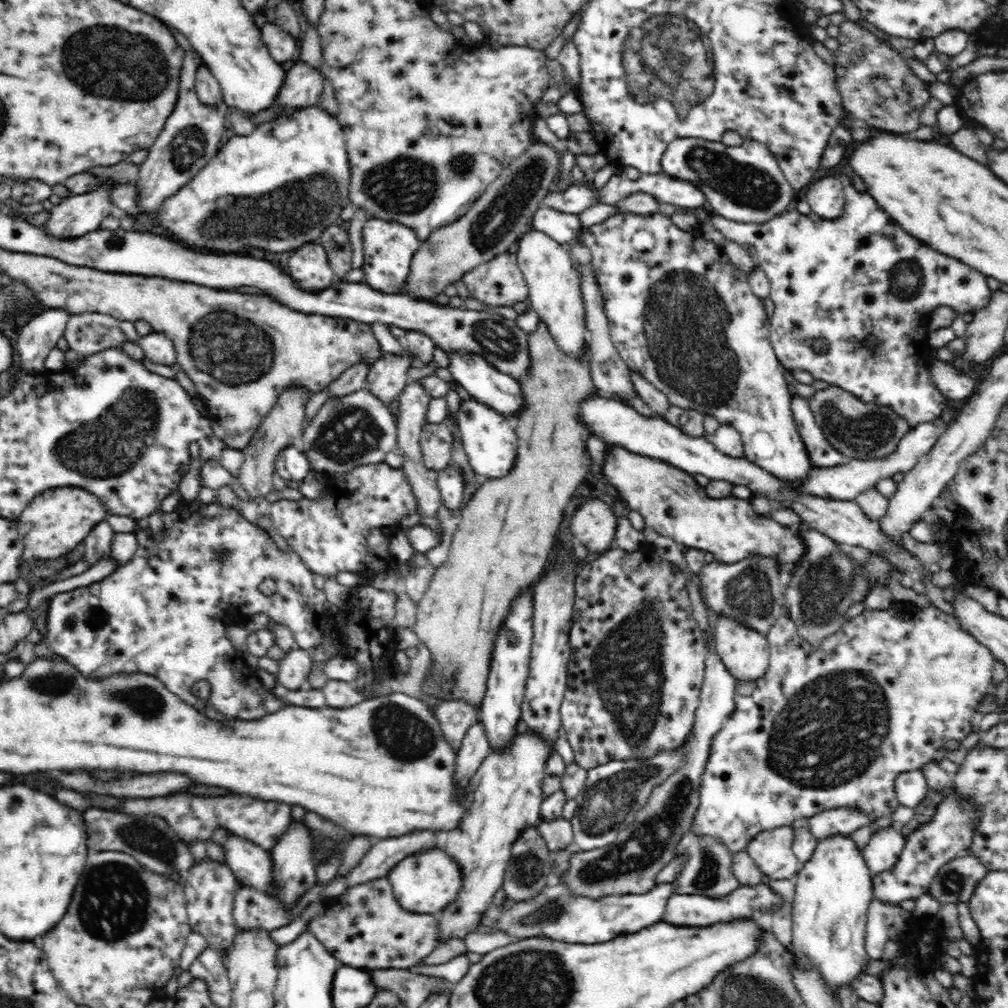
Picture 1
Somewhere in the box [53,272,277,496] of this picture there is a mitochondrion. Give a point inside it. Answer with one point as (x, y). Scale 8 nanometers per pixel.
(110, 447)

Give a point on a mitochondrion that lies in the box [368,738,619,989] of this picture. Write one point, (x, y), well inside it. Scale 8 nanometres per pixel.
(547, 912)

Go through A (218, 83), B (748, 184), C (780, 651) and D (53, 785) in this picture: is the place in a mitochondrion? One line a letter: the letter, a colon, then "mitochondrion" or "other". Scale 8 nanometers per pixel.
A: other
B: mitochondrion
C: other
D: other

